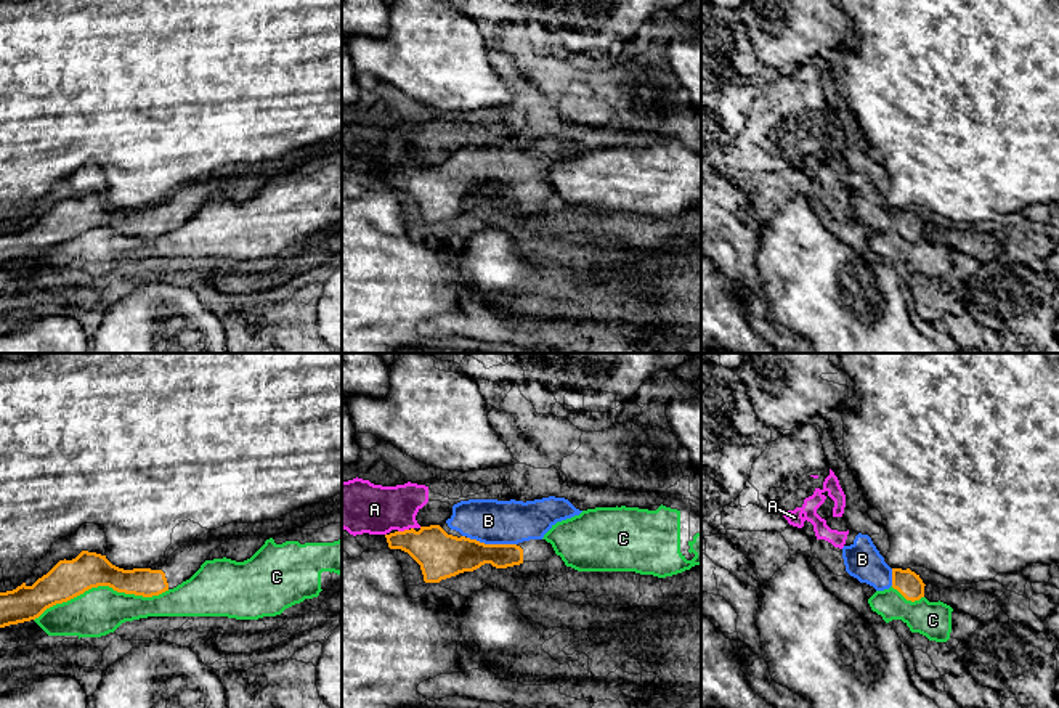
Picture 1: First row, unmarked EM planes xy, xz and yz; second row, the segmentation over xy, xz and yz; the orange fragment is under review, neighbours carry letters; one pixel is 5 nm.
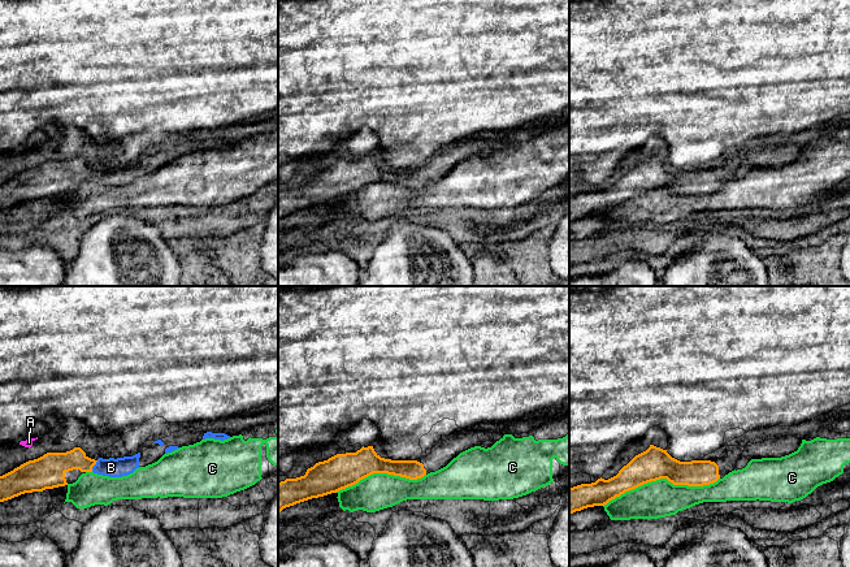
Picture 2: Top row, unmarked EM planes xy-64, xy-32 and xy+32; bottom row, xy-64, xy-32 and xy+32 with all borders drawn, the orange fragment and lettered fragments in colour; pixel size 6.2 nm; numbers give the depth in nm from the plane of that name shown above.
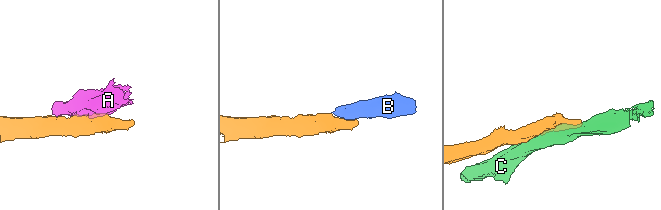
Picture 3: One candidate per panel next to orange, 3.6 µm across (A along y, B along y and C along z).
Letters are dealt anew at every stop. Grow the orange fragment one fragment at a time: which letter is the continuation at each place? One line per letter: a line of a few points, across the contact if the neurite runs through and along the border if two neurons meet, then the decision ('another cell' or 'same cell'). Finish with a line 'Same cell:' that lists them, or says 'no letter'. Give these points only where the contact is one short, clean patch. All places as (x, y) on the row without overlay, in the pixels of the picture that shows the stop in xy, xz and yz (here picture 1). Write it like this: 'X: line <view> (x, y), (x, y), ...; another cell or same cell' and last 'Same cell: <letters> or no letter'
A: line xz (408, 169), (398, 172); another cell
B: line xz (443, 196), (469, 195), (491, 185), (488, 161); same cell
C: another cell
Same cell: B

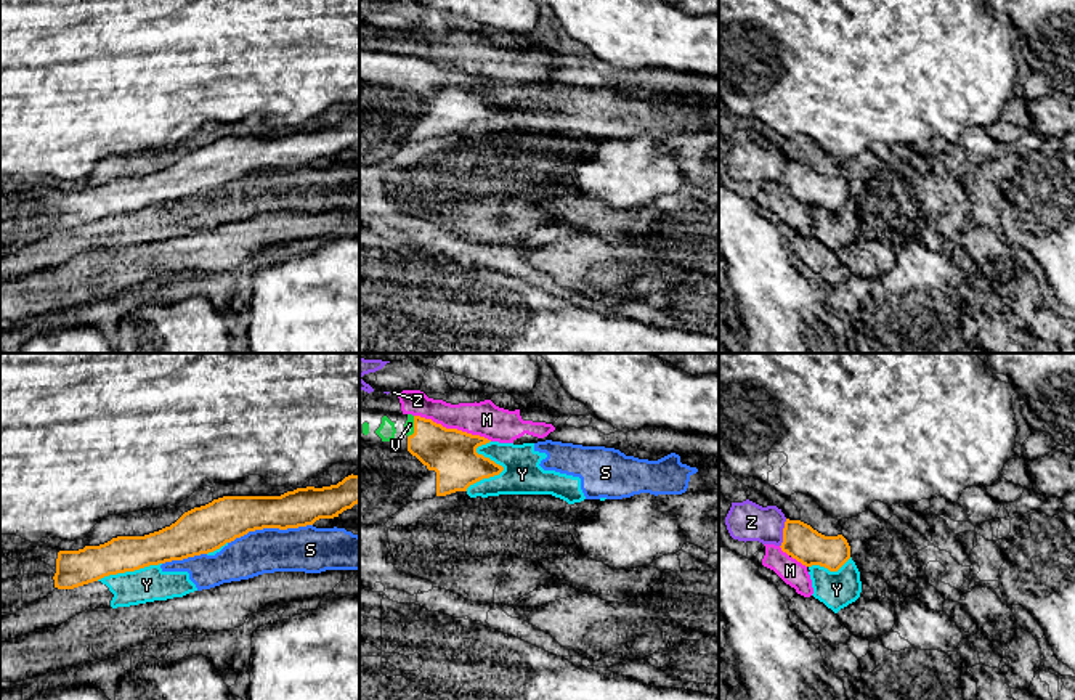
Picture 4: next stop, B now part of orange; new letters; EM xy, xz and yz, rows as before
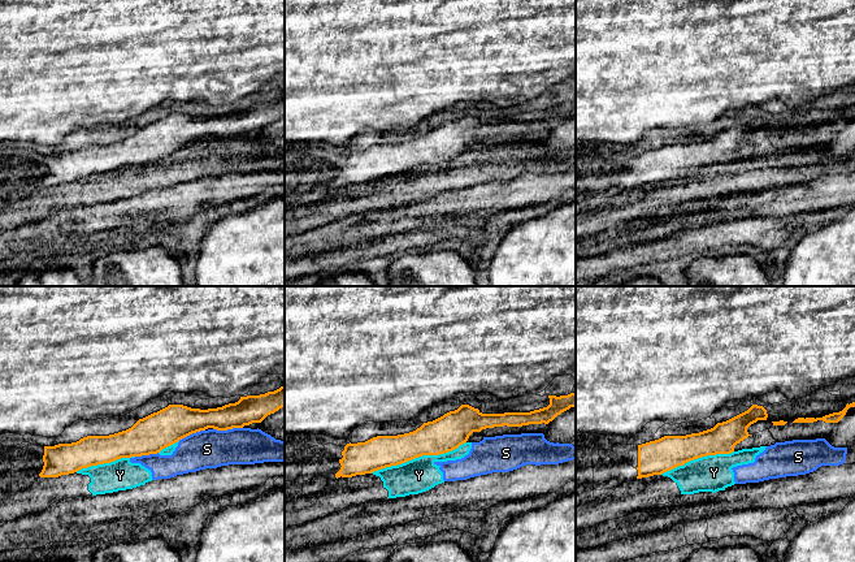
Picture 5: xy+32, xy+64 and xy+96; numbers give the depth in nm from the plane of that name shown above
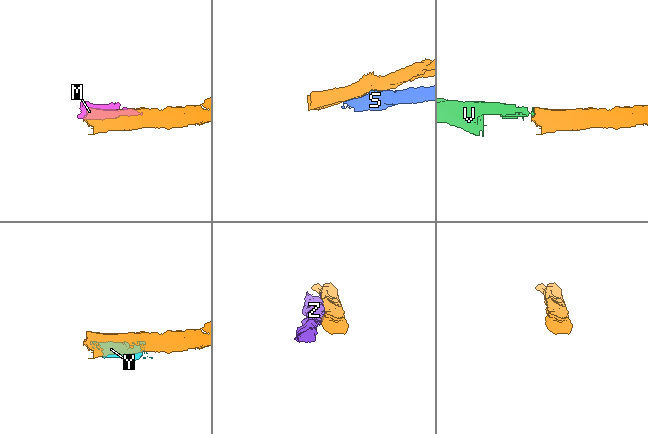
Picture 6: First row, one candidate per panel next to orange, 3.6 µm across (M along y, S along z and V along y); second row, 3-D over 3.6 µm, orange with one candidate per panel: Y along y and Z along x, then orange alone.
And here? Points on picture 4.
M: another cell
S: another cell
V: line xz (451, 93), (435, 87), (414, 68), (409, 65); same cell
Y: another cell
Z: another cell
Same cell: V

